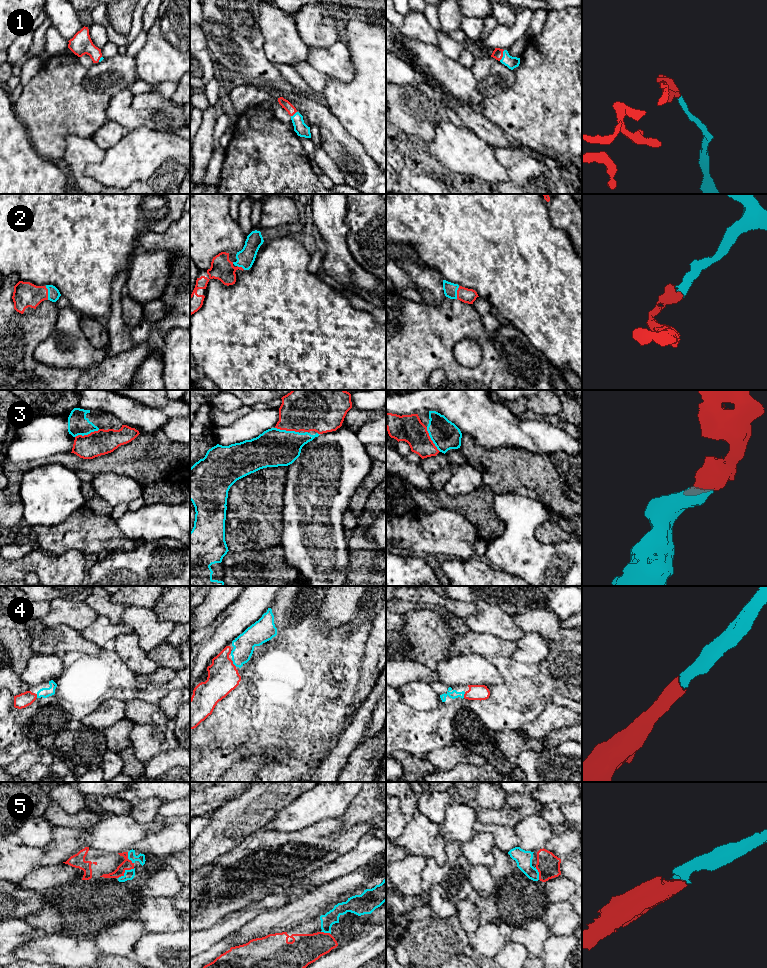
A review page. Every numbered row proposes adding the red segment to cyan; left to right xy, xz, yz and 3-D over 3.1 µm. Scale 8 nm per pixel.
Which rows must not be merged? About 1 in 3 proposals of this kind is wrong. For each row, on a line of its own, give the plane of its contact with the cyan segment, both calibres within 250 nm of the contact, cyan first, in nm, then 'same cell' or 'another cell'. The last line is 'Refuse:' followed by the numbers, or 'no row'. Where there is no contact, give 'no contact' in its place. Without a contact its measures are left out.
1: meets cyan in yz; 100 nm thick on the cyan side, 80 nm on the other; same cell
2: meets cyan in xy; 100 nm thick on the cyan side, 200 nm on the other; same cell
3: meets cyan in yz; 220 nm thick on the cyan side, 220 nm on the other; same cell
4: meets cyan in xz; 170 nm thick on the cyan side, 260 nm on the other; same cell
5: meets cyan in xy; 80 nm thick on the cyan side, 90 nm on the other; same cell
Refuse: no row

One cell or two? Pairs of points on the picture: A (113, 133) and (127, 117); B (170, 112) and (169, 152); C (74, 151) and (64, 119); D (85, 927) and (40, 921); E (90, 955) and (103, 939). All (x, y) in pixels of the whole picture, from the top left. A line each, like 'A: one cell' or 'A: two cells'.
A: two cells
B: two cells
C: two cells
D: one cell
E: two cells

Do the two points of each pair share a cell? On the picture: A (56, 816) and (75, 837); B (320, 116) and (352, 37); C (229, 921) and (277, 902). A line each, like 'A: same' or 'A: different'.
A: different
B: different
C: same

